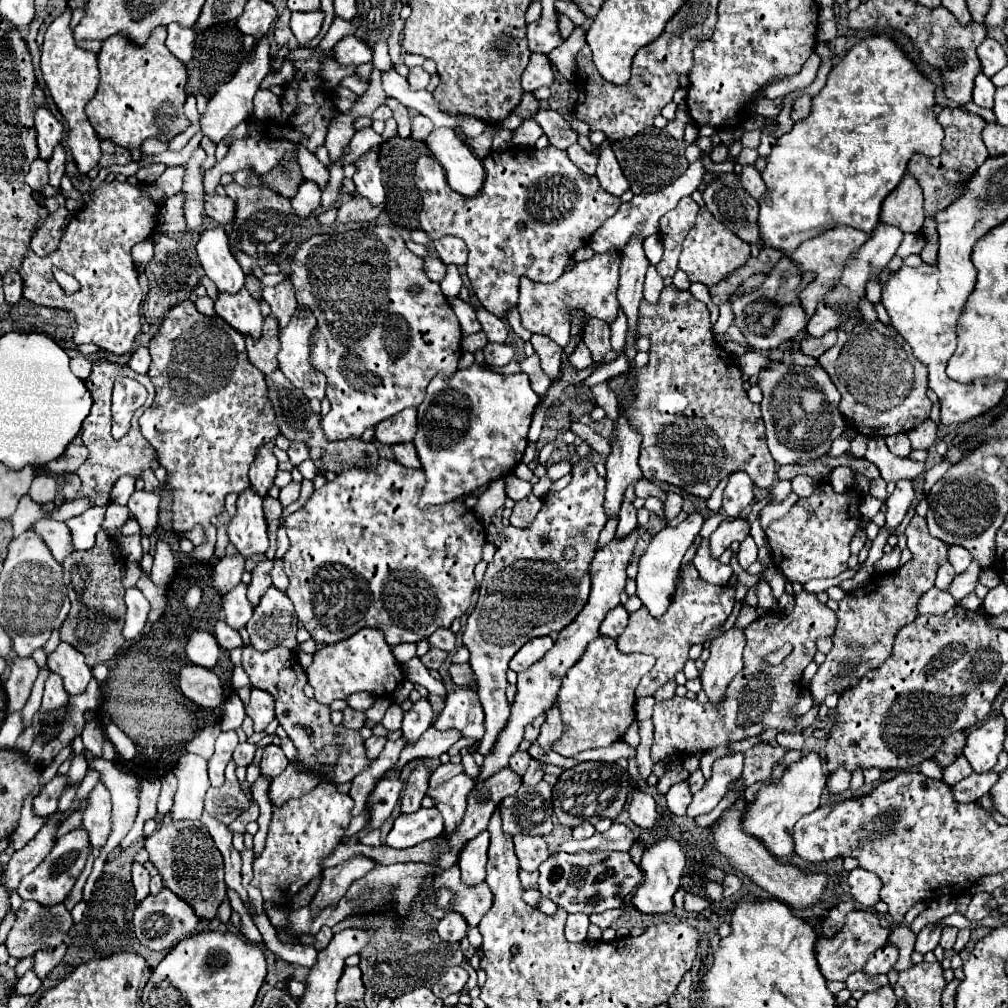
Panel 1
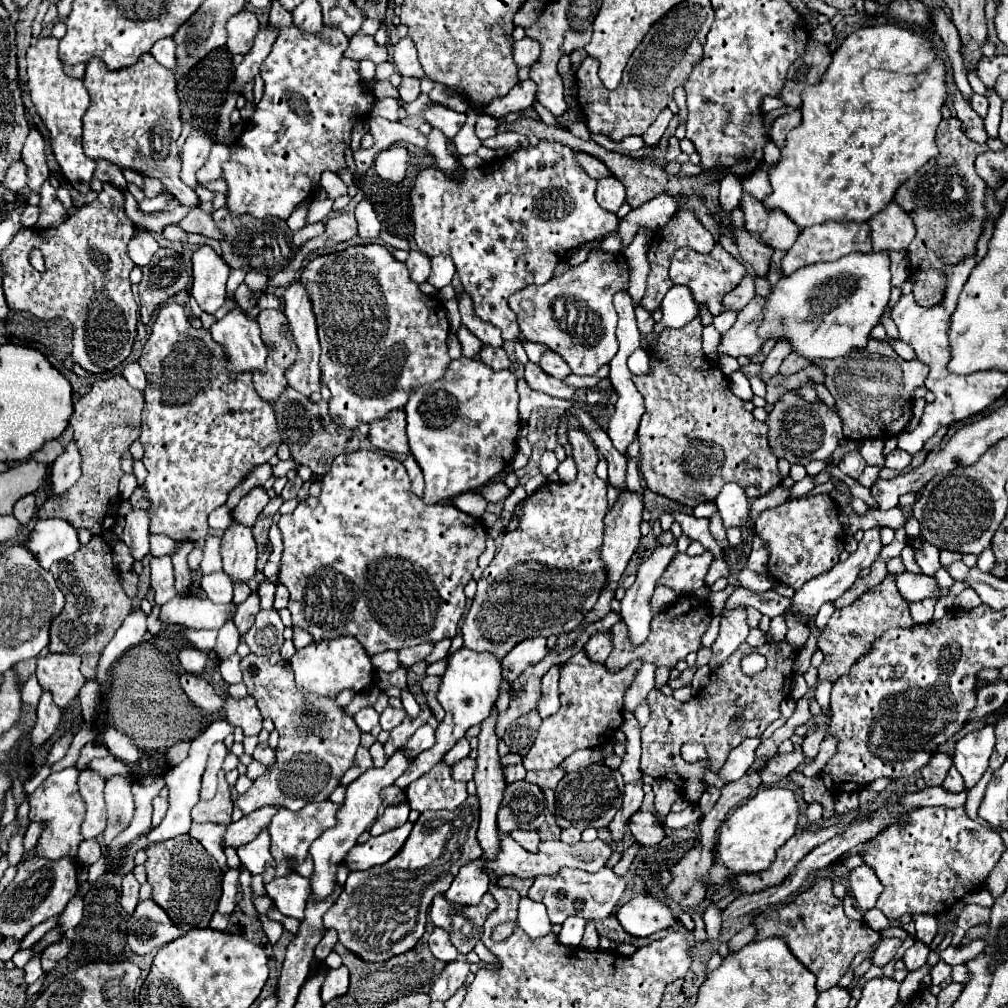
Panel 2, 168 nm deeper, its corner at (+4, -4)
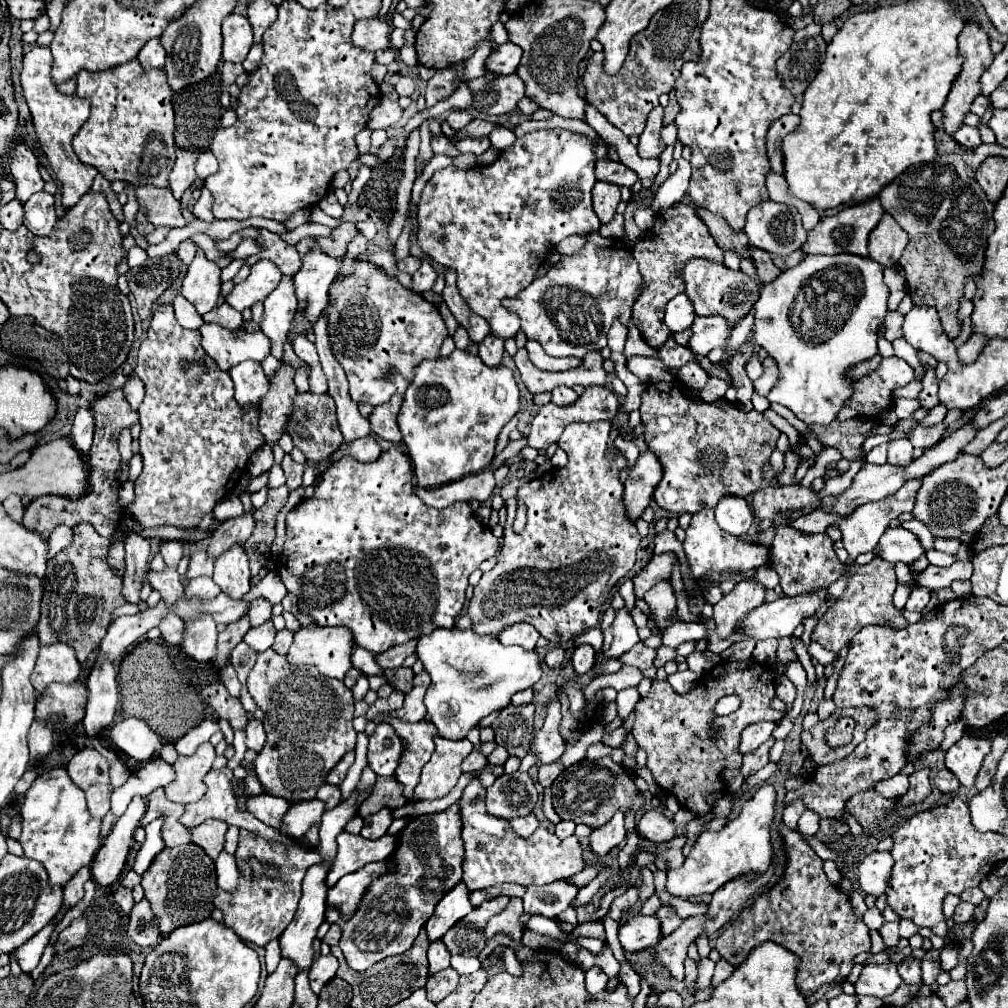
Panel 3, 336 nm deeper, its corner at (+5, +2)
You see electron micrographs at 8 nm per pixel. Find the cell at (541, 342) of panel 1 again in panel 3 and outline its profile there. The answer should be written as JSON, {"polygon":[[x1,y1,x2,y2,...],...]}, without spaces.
{"polygon":[[528,342,526,344,526,350,530,354,530,360,540,368,540,370,570,370,574,366,578,366,582,360,574,358,574,356,568,356,568,358,554,358,550,354,544,352,542,344,538,342]]}

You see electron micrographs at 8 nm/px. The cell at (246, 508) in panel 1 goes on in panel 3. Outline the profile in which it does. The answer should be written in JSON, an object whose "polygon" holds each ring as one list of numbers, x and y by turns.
{"polygon":[[244,544,230,546,214,564,214,582,230,598,242,598,250,590,250,566]]}

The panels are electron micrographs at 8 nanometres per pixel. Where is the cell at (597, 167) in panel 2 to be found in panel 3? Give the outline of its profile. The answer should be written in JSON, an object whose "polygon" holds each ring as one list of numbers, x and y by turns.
{"polygon":[[598,160,596,162,596,178,604,180,604,182,618,184,618,186,628,186,628,188,632,188,638,180,636,172,632,172,624,164,612,162,612,160]]}

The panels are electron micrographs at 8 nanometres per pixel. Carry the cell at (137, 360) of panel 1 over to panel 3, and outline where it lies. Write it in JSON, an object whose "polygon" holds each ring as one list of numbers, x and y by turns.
{"polygon":[[128,374,128,378,126,378,126,386,124,386,124,394,126,394,126,398,130,400,130,406,136,410,140,404,142,404,142,400,144,400,144,382,140,380,140,376,138,374]]}

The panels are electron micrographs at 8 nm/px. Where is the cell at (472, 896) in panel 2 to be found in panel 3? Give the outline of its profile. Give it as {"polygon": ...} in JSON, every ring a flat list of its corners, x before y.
{"polygon":[[460,882,450,892,446,892,446,896,438,902,434,914,426,922,428,938,430,940,442,938,446,934,446,930,450,926,454,926,458,920,462,920,470,910,472,910,470,890,466,888,464,882]]}

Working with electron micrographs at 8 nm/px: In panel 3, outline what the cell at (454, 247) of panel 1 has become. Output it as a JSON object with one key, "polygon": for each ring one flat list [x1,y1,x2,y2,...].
{"polygon":[[424,258,424,260,422,260,422,266,418,268,418,272,412,276,412,290,418,290,418,292,432,290,436,278,438,278,436,268,430,264,430,260]]}

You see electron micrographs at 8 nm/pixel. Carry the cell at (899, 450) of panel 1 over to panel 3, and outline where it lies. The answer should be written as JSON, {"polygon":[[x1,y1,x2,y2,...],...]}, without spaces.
{"polygon":[[908,438,892,440,888,448,888,464,910,464,912,460,912,442]]}

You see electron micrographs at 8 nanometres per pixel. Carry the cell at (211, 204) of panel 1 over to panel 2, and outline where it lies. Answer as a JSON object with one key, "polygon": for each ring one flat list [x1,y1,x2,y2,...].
{"polygon":[[143,54,137,64,123,70,107,70,105,64,99,58,91,58,87,62,87,72,83,78,83,84,89,92,91,106,83,116,83,152,91,160,107,160,117,164,119,168,129,168,139,172,141,176,159,178,163,186,187,208,197,208,199,198,193,188,185,186,179,180,179,150,177,150,177,138,181,134,181,118,179,118,179,96,177,96,177,82,171,70,163,68,151,54]]}

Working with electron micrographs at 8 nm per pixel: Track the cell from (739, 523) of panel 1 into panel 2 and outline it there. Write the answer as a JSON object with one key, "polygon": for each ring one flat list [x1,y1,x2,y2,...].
{"polygon":[[705,552,701,556,687,556,687,554,677,554,663,572,663,578,659,578,659,586,667,586,675,590,679,596,695,592,703,588,703,578,707,574,709,564,713,562,713,554]]}

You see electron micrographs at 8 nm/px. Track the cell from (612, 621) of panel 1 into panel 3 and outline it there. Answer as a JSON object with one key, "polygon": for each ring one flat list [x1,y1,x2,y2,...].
{"polygon":[[580,644,572,654,572,666,576,674,584,674,594,666,596,650,590,644]]}

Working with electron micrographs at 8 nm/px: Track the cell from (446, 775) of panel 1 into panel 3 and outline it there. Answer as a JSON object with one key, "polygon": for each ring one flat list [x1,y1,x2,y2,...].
{"polygon":[[472,750,468,756,466,756,466,760,462,762,462,772,474,772,474,770,480,770,484,764,486,764,488,760,486,760,486,756,484,754,480,754,478,750]]}

